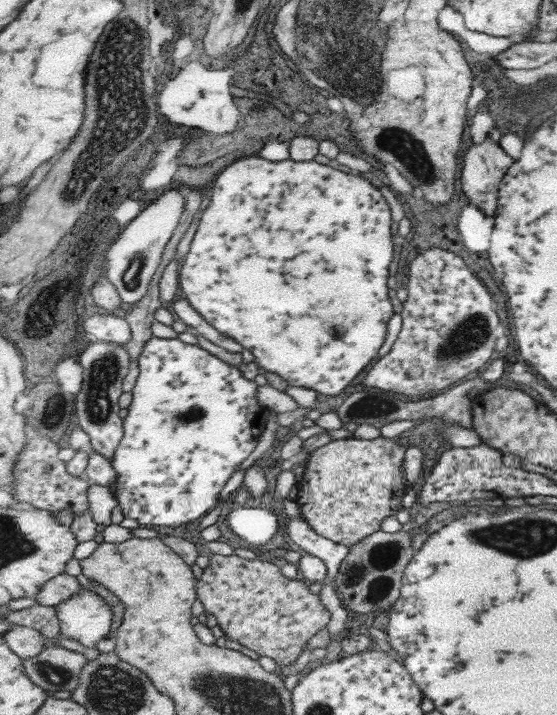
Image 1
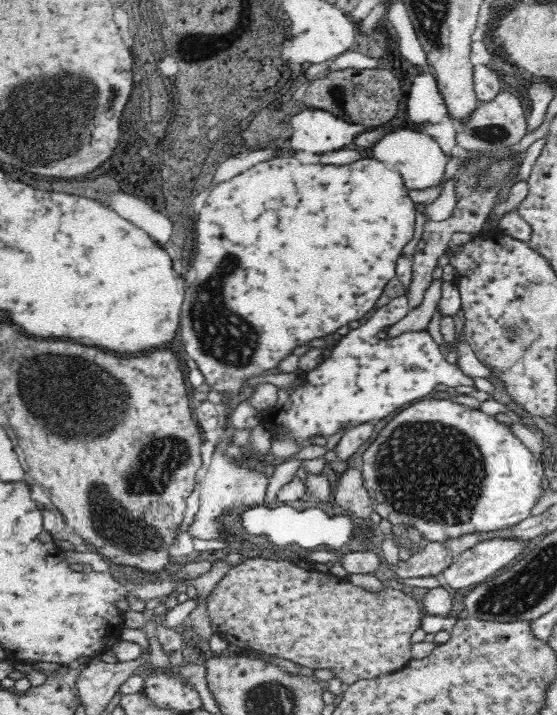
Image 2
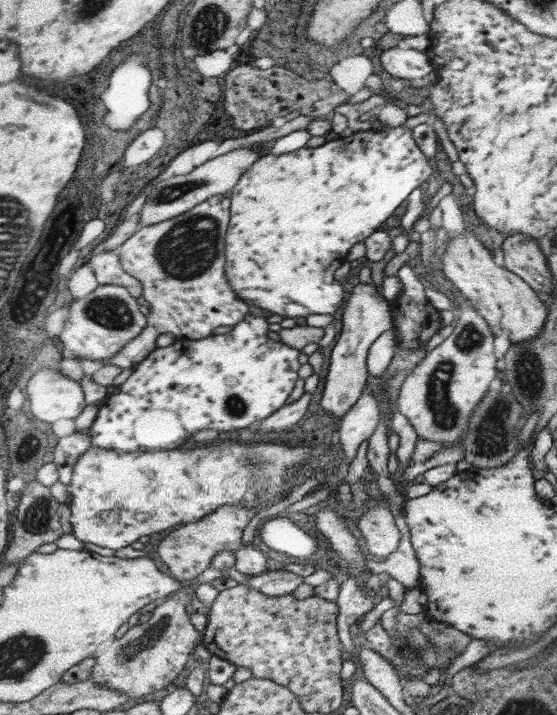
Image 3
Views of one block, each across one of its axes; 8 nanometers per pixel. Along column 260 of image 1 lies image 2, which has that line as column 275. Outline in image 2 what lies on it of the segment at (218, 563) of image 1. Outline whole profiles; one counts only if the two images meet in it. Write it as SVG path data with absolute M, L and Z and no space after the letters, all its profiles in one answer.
M259 557L230 566L206 604L212 630L227 643L268 652L312 670L330 669L344 686L402 668L412 659L410 637L423 617L420 604L404 591L386 585L370 591L336 578L331 572L305 570L291 561Z

